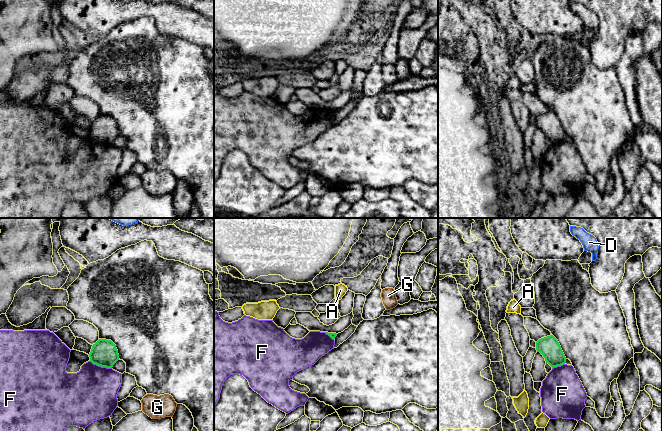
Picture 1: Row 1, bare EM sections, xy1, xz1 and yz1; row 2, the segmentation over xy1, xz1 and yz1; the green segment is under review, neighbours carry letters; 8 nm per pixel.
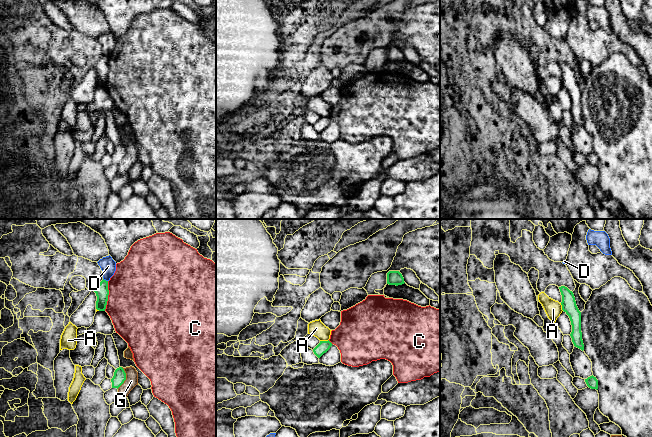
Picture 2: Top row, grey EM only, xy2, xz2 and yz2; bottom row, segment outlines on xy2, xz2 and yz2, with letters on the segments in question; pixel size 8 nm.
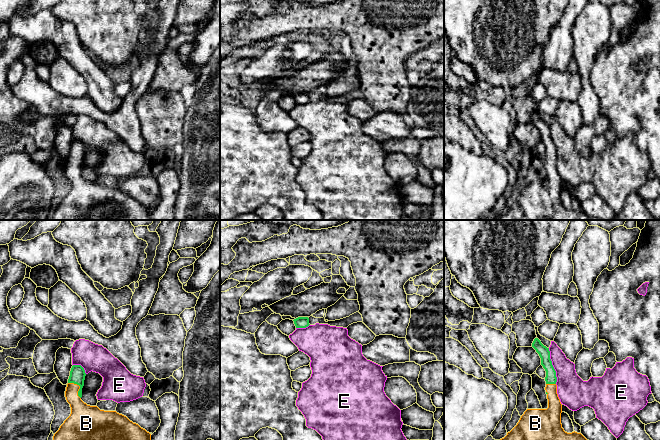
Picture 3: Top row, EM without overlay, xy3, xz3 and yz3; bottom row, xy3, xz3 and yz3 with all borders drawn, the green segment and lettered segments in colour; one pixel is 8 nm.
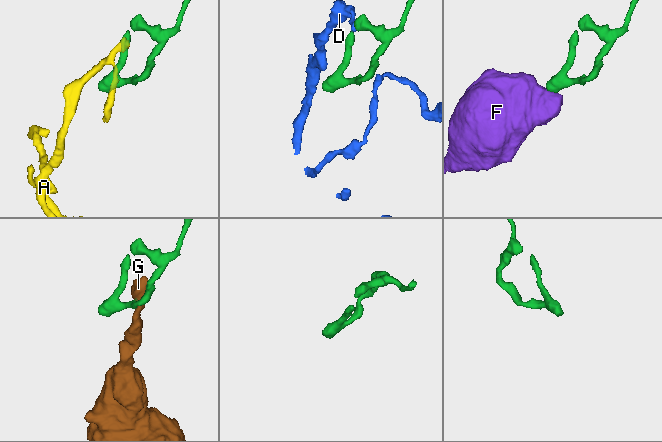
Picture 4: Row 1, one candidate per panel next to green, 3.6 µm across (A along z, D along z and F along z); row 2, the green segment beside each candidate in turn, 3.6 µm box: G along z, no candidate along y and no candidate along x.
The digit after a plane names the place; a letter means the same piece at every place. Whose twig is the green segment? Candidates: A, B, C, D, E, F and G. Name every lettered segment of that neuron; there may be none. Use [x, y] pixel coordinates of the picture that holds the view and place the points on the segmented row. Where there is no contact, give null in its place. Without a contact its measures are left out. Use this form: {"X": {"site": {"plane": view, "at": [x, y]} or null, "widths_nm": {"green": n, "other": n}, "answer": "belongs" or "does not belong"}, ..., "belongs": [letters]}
{"A": {"site": {"plane": "xz2", "at": [324, 341]}, "widths_nm": {"green": 90, "other": 130}, "answer": "does not belong"}, "B": {"site": {"plane": "xy3", "at": [80, 387]}, "widths_nm": {"green": 130, "other": 220}, "answer": "belongs"}, "C": {"site": {"plane": "xy2", "at": [107, 296]}, "widths_nm": {"green": 110, "other": 480}, "answer": "does not belong"}, "D": {"site": {"plane": "xy2", "at": [105, 280]}, "widths_nm": {"green": 110, "other": 130}, "answer": "does not belong"}, "E": {"site": {"plane": "yz3", "at": [552, 366]}, "widths_nm": {"green": 90, "other": 240}, "answer": "does not belong"}, "F": {"site": {"plane": "xy1", "at": [101, 366]}, "widths_nm": {"green": 220, "other": 420}, "answer": "does not belong"}, "G": {"site": {"plane": "xy2", "at": [125, 378]}, "widths_nm": {"green": 100, "other": 100}, "answer": "does not belong"}, "belongs": ["B"]}

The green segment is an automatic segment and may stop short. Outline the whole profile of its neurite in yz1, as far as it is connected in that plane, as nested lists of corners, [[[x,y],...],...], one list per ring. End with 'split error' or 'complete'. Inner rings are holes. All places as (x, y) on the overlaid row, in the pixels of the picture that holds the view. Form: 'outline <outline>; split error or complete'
outline [[[547,336],[536,342],[536,350],[540,352],[552,368],[566,363],[566,357],[558,340],[553,336]]]; complete

